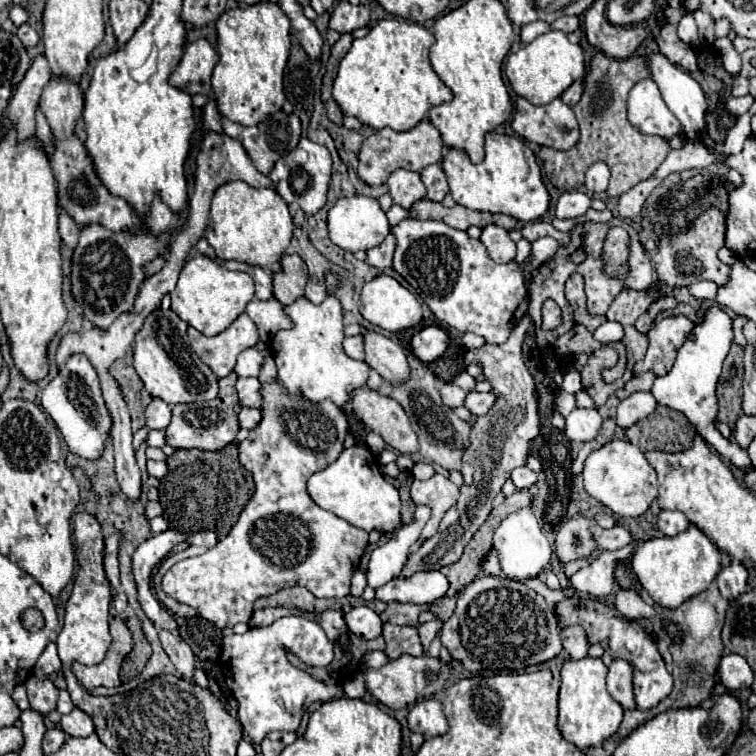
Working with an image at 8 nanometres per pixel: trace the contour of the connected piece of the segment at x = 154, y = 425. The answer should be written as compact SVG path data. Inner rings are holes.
M152 398L152 402L146 408L146 426L152 430L166 430L168 424L170 424L170 406L160 398Z

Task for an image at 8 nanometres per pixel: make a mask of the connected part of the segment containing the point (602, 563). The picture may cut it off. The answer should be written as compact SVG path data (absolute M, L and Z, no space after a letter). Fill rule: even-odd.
M624 546L616 552L604 552L600 558L596 558L590 566L578 570L570 578L570 586L580 596L590 598L604 598L614 588L614 568L620 560L628 560L634 548Z

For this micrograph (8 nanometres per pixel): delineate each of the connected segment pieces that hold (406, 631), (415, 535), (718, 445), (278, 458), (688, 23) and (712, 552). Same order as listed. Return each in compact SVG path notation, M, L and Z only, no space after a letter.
M384 624L384 640L386 640L386 656L390 660L400 658L402 654L422 656L424 648L418 638L418 630L414 626L398 626L398 624Z
M416 506L414 520L408 526L398 526L390 534L390 538L386 538L374 548L366 572L370 588L380 588L402 572L408 560L408 550L420 538L420 532L428 518L430 518L430 508Z
M712 306L706 310L702 324L694 326L694 330L690 332L690 336L686 338L686 342L682 344L682 348L678 350L678 358L672 366L672 370L666 376L656 378L654 386L652 386L652 394L656 398L658 404L680 410L686 414L686 418L698 428L698 434L710 442L722 456L726 456L728 460L732 460L734 466L738 466L740 470L750 470L750 458L746 454L746 450L742 450L738 444L732 446L730 440L726 440L714 426L716 420L716 412L718 412L718 402L716 402L716 380L720 376L722 370L722 362L730 350L730 344L734 340L734 332L732 332L732 318L718 306Z
M260 340L256 348L264 354L262 372L258 376L264 396L262 422L250 430L244 442L238 444L238 460L254 476L254 494L226 538L222 538L212 550L202 556L176 562L162 578L162 590L168 596L192 606L202 618L216 624L218 628L232 628L238 622L248 622L254 602L260 596L276 594L282 588L304 586L316 598L348 596L352 574L356 572L360 556L368 544L368 534L362 528L356 528L346 520L334 516L332 512L316 506L306 490L306 480L314 472L332 464L344 450L348 422L342 410L332 400L312 404L300 400L300 394L286 394L278 382L274 358L268 344Z
M684 14L682 16L682 20L678 24L678 36L688 46L698 46L700 44L700 40L698 40L698 28L696 28L696 22L694 22L692 14Z
M690 524L674 538L656 536L638 546L632 568L654 604L664 608L678 608L682 602L710 586L714 576L720 572L720 550L696 524Z

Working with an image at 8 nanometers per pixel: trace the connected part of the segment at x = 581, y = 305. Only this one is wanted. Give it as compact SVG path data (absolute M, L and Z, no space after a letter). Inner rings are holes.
M572 274L566 280L564 286L566 292L566 300L570 302L572 310L574 310L574 318L578 324L584 324L586 328L590 328L590 332L594 332L600 324L606 322L606 316L590 316L586 310L586 294L584 294L584 280L580 274Z

